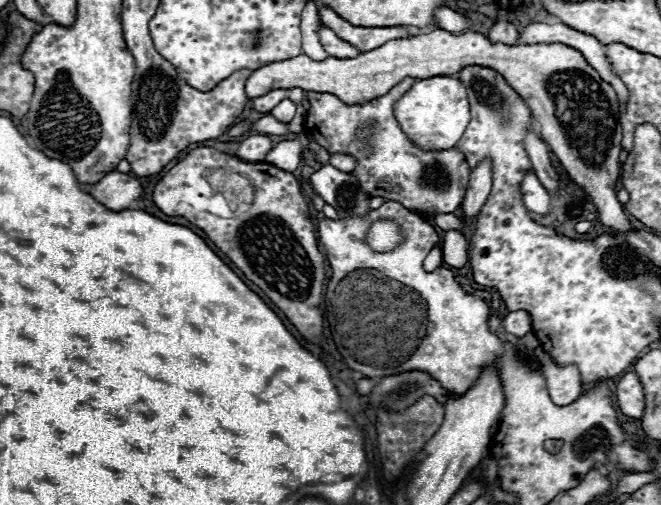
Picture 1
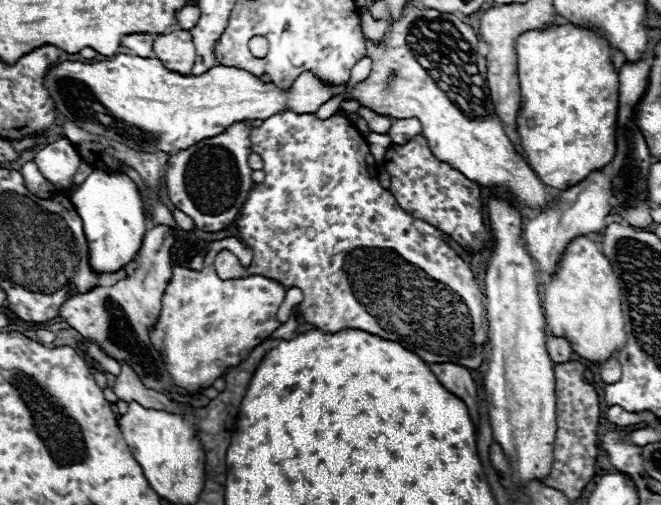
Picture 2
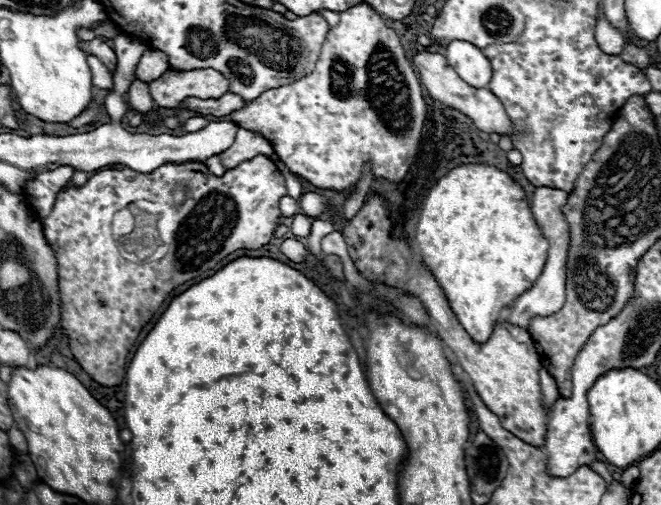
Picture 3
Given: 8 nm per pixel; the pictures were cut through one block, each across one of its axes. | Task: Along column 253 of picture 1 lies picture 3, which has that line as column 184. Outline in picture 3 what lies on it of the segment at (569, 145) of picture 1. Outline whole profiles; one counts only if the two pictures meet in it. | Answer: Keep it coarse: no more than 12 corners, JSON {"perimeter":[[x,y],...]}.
{"perimeter":[[166,70],[148,84],[152,100],[220,98],[230,82],[216,70]]}

